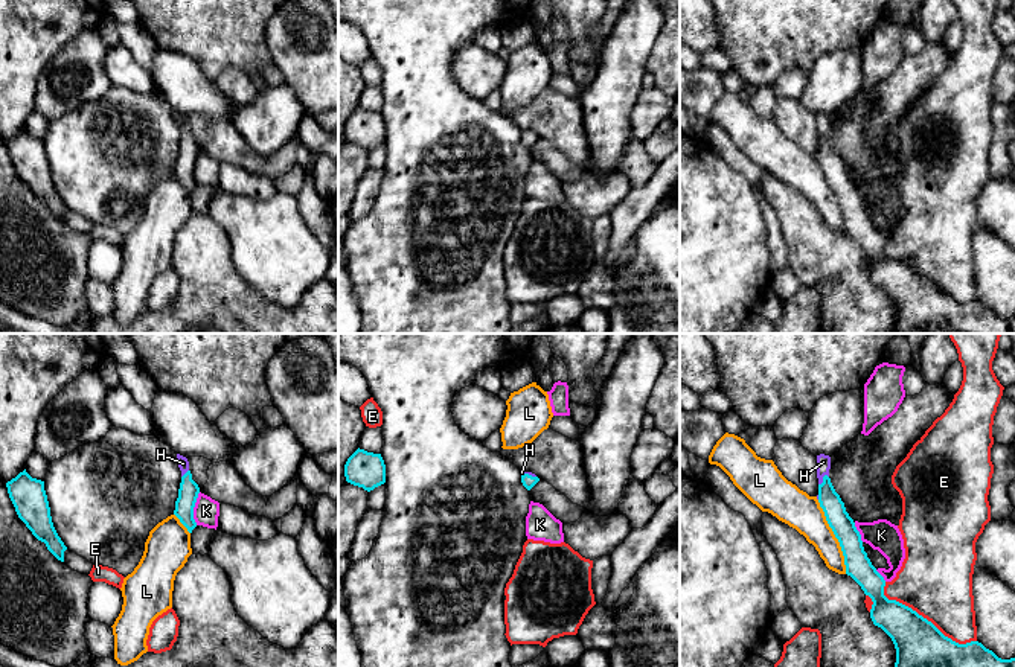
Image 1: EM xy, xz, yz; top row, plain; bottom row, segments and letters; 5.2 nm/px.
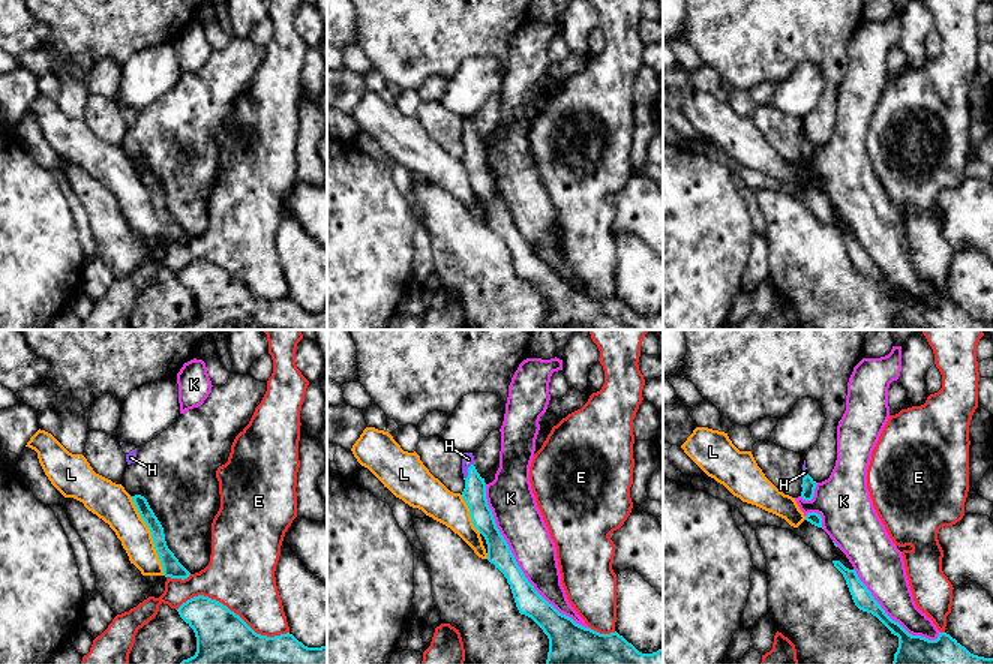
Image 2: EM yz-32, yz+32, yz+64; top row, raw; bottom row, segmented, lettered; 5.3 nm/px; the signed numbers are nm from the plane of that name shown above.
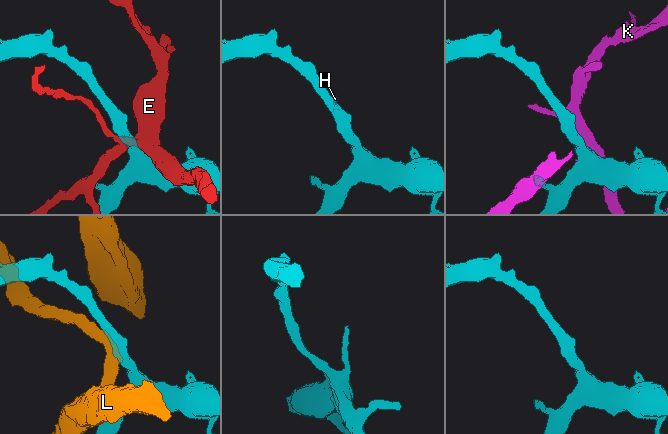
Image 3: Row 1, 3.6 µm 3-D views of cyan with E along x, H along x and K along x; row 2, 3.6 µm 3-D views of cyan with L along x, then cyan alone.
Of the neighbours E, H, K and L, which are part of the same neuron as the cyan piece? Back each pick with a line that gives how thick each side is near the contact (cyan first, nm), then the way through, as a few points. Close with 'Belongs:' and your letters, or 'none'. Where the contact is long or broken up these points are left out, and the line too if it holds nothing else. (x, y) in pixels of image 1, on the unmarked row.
H: 120/80 nm | across yz (838, 178), (826, 156), (823, 139), (823, 121)
Belongs: H

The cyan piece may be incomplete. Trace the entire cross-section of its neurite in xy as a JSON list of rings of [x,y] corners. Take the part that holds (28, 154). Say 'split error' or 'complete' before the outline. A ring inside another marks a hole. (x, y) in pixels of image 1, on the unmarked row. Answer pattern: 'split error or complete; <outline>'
complete; [[[24,128],[8,140],[6,146],[18,177],[58,219],[64,221],[67,206],[53,186],[44,140],[32,137]]]

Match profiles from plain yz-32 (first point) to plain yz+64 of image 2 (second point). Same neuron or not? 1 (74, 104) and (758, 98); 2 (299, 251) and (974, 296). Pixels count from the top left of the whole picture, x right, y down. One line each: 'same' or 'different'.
1: different
2: same

